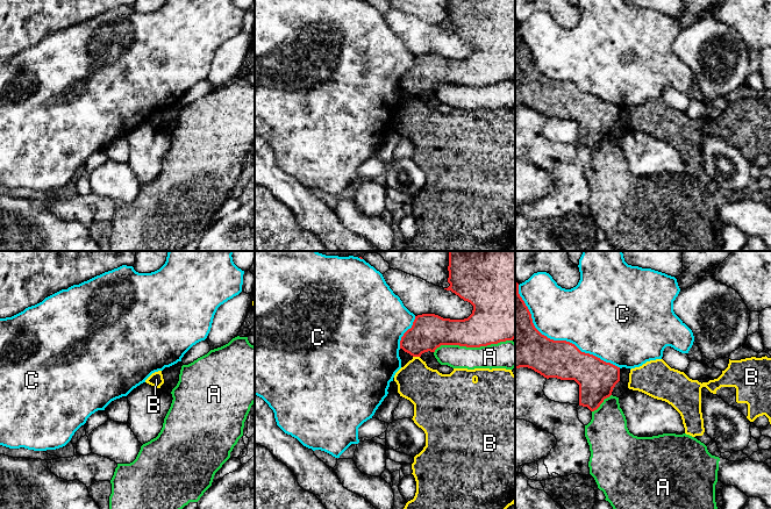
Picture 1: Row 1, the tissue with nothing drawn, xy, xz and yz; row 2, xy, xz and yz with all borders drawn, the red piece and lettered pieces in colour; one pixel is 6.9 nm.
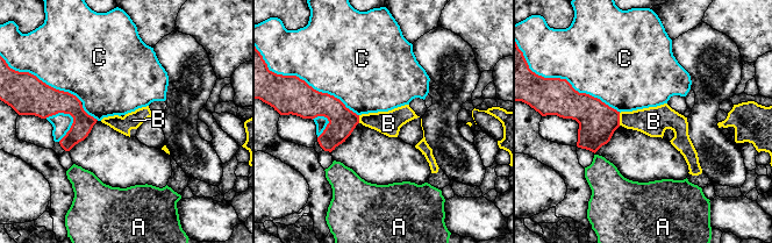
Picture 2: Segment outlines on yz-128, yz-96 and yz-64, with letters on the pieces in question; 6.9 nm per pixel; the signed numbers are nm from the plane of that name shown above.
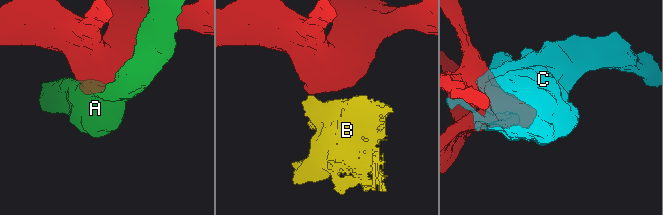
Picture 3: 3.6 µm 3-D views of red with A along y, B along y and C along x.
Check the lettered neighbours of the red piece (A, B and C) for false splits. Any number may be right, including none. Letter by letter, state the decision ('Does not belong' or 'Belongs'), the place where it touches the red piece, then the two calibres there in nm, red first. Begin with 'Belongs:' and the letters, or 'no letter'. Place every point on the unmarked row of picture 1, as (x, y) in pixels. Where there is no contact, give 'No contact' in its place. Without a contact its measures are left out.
Belongs: no letter
A: Does not belong. Touches red at xz (472, 86). Thickness 320 nm (red) against 190 nm
B: Does not belong. Touches red at xz (416, 95). Thickness 240 nm (red) against 280 nm
C: Does not belong. Touches red at yz (557, 80). Thickness 300 nm (red) against 400 nm

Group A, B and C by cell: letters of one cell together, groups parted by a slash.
A / B / C

